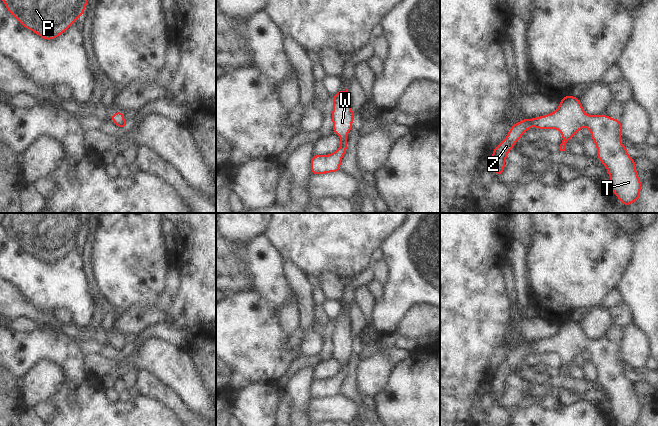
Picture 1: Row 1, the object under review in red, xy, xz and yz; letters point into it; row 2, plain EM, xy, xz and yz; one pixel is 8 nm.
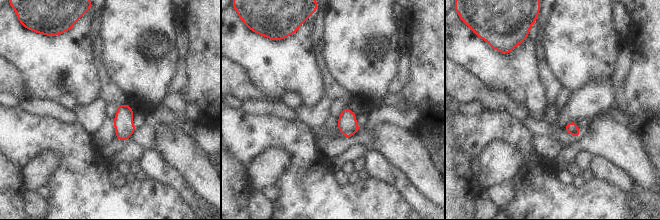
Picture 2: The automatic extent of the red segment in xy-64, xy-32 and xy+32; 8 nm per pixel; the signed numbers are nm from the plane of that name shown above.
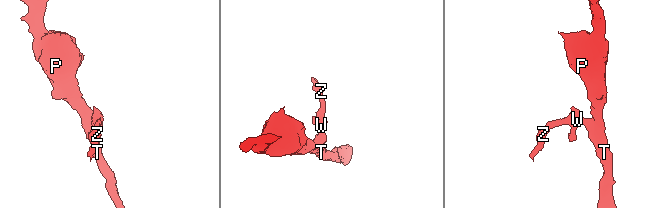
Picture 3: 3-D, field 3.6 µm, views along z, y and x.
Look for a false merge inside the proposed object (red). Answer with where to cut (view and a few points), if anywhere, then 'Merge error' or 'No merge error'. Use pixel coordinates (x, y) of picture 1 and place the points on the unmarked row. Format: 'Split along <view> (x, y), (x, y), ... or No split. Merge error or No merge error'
No split. No merge error

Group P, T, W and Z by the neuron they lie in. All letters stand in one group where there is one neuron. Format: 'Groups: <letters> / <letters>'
Groups: P T W Z

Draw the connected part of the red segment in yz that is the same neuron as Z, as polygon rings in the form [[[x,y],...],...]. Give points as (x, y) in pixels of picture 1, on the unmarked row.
[[[565,320],[554,337],[523,343],[515,347],[507,361],[494,373],[491,385],[496,400],[504,395],[507,377],[530,351],[558,353],[563,359],[563,366],[558,374],[566,377],[566,366],[583,350],[591,355],[591,362],[597,370],[599,384],[604,388],[611,401],[612,416],[621,426],[639,424],[641,405],[637,400],[635,385],[627,378],[627,372],[619,361],[623,358],[621,345],[607,341],[605,338],[590,340],[583,336],[578,322]]]

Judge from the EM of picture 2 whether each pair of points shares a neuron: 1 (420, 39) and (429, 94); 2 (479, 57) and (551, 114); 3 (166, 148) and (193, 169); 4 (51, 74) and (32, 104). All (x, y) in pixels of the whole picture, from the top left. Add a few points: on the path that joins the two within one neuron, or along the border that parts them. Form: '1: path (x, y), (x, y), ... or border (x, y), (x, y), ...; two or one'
1: path (429, 53), (429, 80); one
2: border (548, 105), (542, 119); two
3: path (173, 149), (186, 162); one
4: border (33, 97), (57, 102); two

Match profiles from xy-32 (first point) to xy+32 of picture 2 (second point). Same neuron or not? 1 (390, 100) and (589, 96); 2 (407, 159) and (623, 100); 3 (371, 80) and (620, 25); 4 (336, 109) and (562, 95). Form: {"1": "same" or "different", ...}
{"1": "same", "2": "different", "3": "different", "4": "same"}

